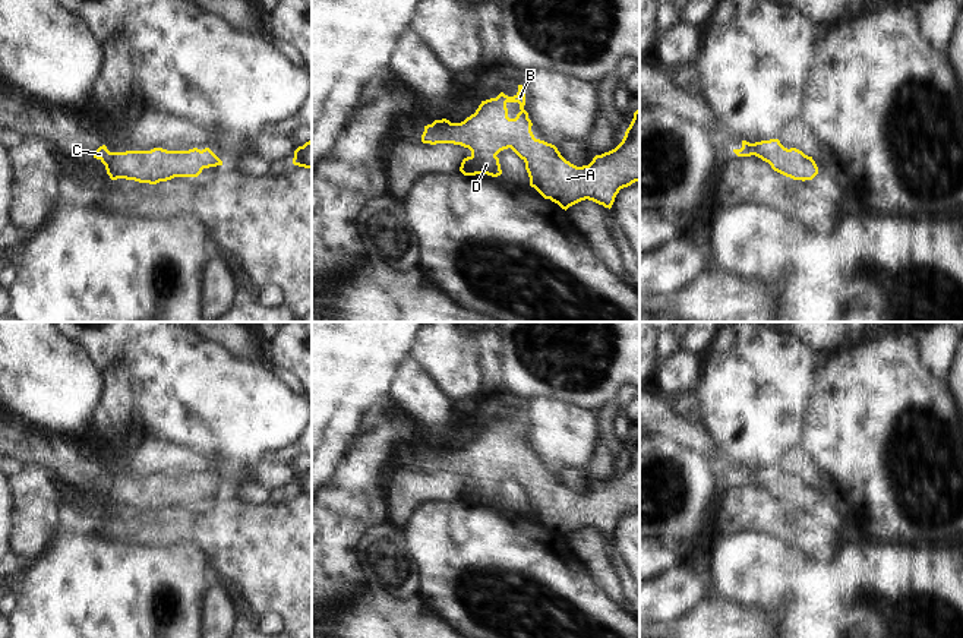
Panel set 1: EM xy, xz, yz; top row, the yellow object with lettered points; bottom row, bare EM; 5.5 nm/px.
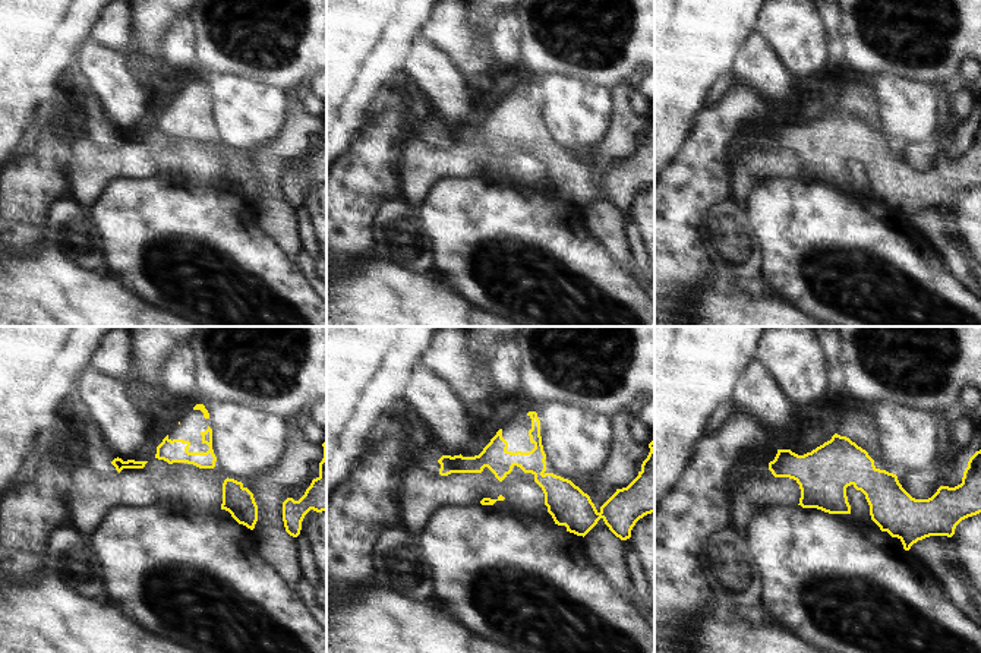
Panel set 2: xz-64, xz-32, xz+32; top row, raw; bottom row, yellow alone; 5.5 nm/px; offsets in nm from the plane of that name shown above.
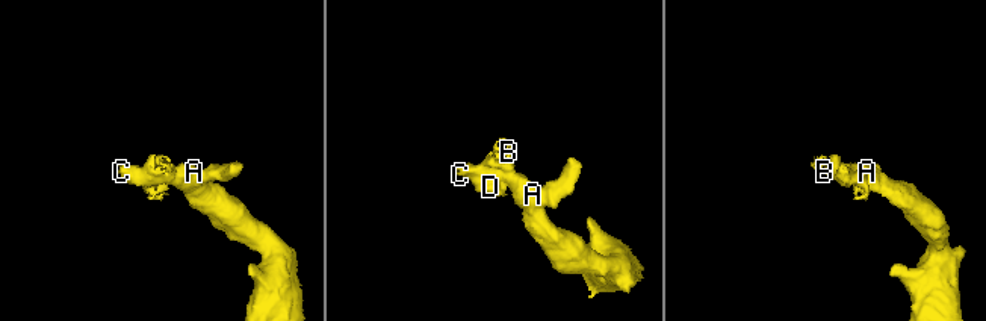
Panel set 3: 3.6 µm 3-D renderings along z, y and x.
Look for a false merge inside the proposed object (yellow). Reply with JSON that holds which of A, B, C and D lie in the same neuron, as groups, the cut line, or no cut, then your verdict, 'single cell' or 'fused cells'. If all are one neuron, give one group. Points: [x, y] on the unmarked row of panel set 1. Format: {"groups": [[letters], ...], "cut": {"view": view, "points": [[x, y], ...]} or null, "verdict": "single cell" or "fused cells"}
{"groups": [["A", "B", "C", "D"]], "cut": null, "verdict": "single cell"}

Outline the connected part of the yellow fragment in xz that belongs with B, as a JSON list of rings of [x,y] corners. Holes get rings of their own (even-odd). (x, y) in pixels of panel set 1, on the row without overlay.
[[[518,413],[514,424],[501,420],[482,429],[476,440],[461,451],[442,446],[424,454],[421,470],[468,476],[471,483],[460,495],[464,503],[501,503],[496,483],[511,476],[525,490],[530,514],[565,538],[585,527],[610,537],[621,517],[640,509],[640,436],[615,477],[596,483],[588,493],[577,495],[555,473],[534,465],[524,433],[525,420]],[[508,430],[520,432],[515,446],[508,445]]]

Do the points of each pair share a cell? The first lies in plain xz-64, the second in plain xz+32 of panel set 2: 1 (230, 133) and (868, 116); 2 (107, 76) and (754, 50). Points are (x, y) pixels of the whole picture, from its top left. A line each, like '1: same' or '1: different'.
1: different
2: same

